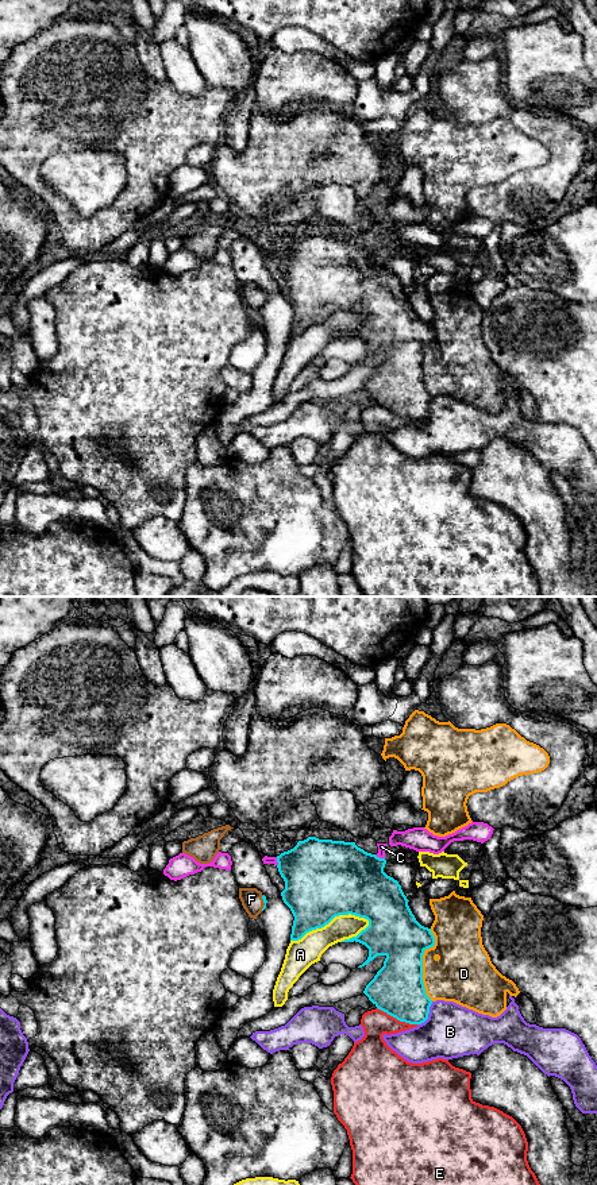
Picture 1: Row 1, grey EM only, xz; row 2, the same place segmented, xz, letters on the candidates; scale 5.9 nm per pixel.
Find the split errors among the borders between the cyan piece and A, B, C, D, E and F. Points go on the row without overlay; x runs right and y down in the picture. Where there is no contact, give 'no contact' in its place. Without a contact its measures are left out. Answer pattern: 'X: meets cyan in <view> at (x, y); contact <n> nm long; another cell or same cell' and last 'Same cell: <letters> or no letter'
A: meets cyan in xz at (330, 316); contact 480 nm long; another cell
B: meets cyan in xz at (427, 410); contact 170 nm long; another cell
C: meets cyan in xz at (378, 253); contact 70 nm long; another cell
D: meets cyan in xz at (422, 359); contact 440 nm long; another cell
E: meets cyan in xz at (397, 415); contact 260 nm long; another cell
F: meets cyan in xz at (264, 297); contact 100 nm long; same cell
Same cell: F

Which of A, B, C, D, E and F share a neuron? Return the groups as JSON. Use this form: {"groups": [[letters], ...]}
{"groups": [["A"], ["B"], ["C"], ["D"], ["E"], ["F"]]}

